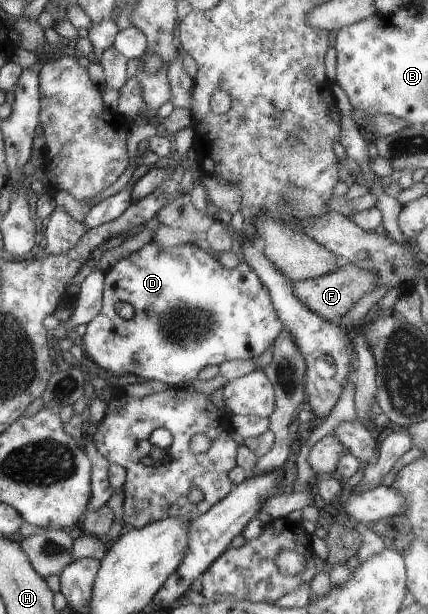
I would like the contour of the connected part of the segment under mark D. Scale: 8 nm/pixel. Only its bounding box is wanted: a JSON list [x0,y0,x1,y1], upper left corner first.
[81,239,284,389]

